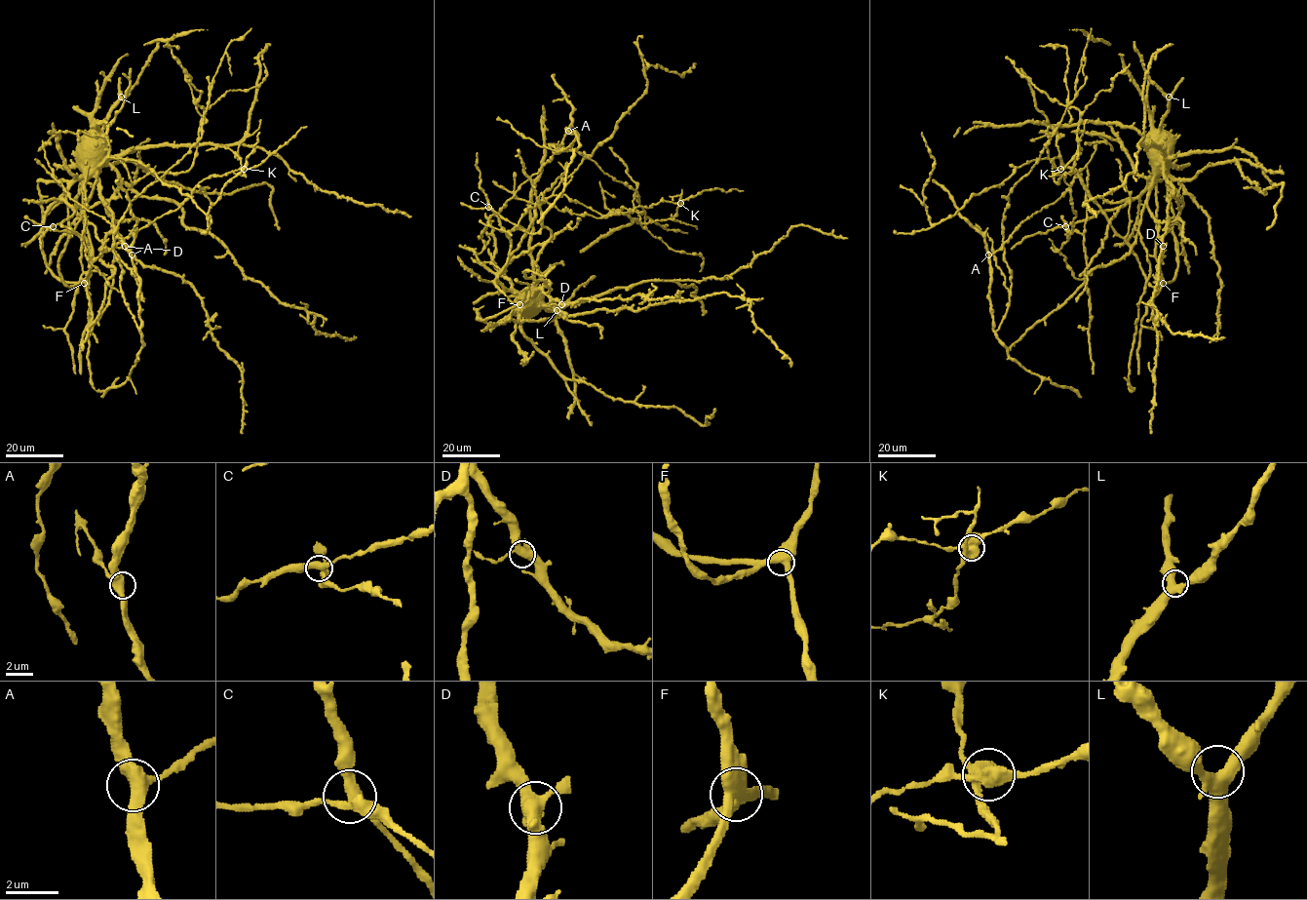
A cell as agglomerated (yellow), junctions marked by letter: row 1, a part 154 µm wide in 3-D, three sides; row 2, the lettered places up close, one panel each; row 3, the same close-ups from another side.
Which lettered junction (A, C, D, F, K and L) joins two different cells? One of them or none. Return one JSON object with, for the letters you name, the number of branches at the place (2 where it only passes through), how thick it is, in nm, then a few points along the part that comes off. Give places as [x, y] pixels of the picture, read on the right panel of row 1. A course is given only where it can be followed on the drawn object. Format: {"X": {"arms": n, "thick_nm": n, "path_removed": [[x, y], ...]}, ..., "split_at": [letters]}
{"K": {"arms": 4, "thick_nm": 550, "path_removed": [[1060, 169], [1077, 153], [1087, 119]]}, "split_at": ["K"]}

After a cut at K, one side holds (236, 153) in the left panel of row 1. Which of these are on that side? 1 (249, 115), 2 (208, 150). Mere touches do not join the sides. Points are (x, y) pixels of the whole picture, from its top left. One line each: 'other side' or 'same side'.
1: other side
2: same side

